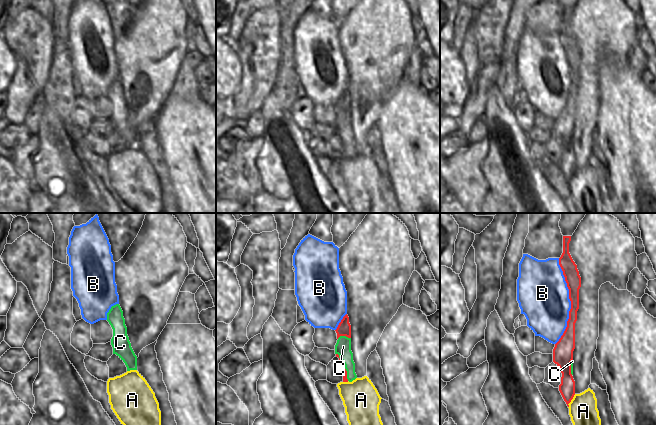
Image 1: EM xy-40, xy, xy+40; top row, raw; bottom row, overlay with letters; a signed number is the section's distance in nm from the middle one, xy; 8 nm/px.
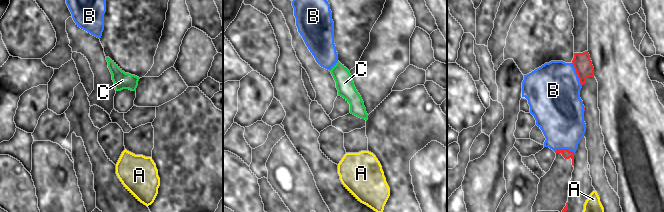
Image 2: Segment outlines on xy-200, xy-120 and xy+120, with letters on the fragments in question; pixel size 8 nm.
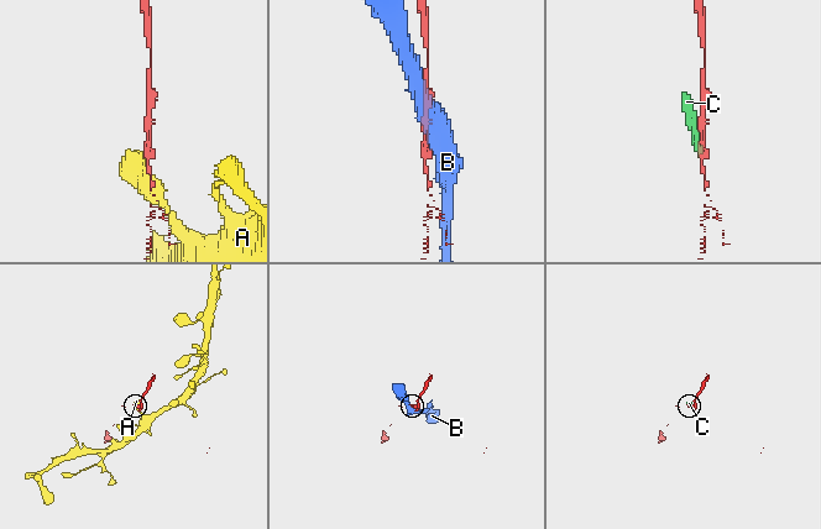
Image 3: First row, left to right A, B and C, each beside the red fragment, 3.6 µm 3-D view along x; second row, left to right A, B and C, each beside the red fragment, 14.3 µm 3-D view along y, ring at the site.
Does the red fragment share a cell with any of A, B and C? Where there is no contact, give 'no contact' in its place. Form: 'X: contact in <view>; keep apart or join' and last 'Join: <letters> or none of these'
A: contact in xy+40; keep apart
B: contact in xy+40; keep apart
C: contact in xy; keep apart
Join: none of these

